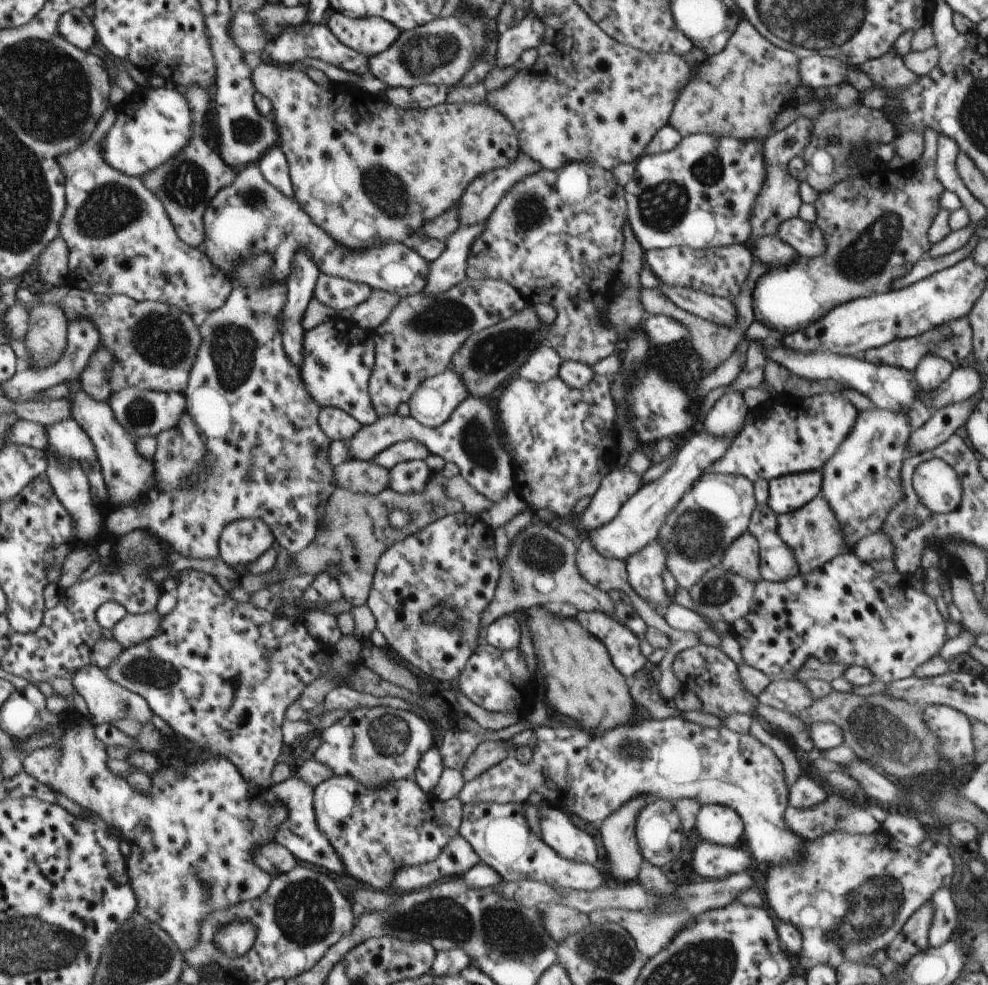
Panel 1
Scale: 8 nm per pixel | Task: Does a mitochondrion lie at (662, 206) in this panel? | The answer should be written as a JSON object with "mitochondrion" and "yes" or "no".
{"mitochondrion":"yes"}

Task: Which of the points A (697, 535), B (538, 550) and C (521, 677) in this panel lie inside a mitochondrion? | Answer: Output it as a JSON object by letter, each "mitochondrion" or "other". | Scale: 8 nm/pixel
{"A":"mitochondrion","B":"mitochondrion","C":"other"}

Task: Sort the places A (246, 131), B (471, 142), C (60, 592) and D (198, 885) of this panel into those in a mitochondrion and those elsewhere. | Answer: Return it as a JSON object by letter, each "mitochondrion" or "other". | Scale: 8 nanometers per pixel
{"A":"mitochondrion","B":"other","C":"other","D":"mitochondrion"}

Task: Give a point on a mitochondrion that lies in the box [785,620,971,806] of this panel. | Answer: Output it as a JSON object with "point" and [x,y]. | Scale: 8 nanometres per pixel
{"point":[885,733]}

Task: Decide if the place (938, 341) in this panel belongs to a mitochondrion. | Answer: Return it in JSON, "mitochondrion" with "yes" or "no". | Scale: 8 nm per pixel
{"mitochondrion":"yes"}

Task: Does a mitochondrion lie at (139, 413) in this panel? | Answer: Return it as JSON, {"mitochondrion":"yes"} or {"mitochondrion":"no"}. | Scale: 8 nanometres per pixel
{"mitochondrion":"yes"}

